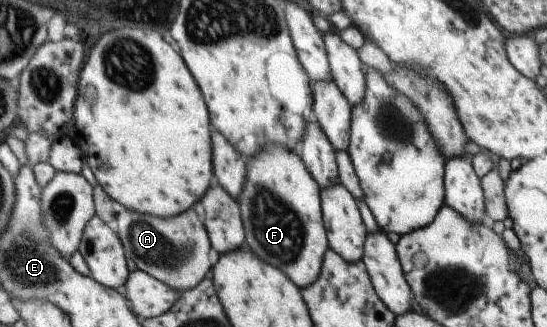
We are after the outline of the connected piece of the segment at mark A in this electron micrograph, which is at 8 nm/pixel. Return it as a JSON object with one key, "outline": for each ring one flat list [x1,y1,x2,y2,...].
{"outline":[[122,207,114,227,123,240,127,258,133,260,137,269,148,272,180,293,199,286,213,269,210,253,214,247,210,232,206,223,200,221,196,209,165,218]]}

